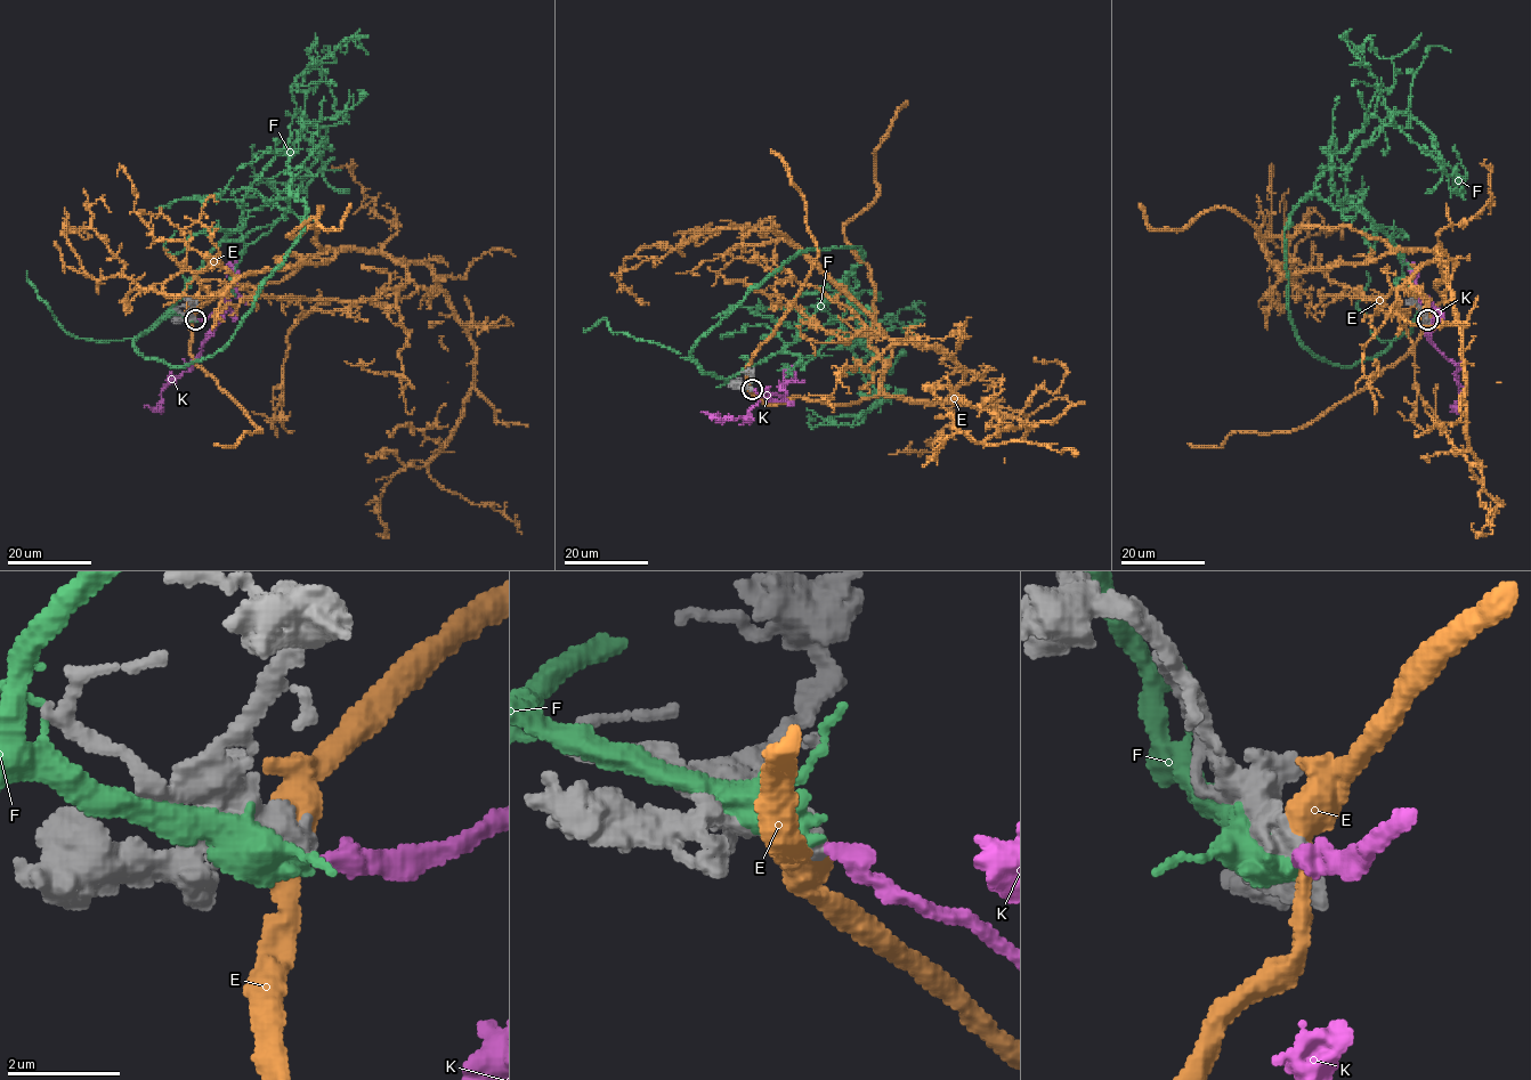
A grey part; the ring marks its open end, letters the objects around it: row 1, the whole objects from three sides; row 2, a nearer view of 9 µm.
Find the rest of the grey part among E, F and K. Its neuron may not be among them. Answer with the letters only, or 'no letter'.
K

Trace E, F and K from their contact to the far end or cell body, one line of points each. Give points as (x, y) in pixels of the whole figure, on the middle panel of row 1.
E: (750, 388), (769, 405), (857, 403), (891, 343), (777, 233), (714, 228), (628, 257), (620, 284), (640, 303)
F: (746, 387), (691, 348), (798, 252), (858, 246), (844, 291), (859, 344), (899, 356), (880, 413)
K: (751, 389), (769, 399), (784, 399), (763, 391), (746, 419), (718, 422), (712, 414), (702, 413)

